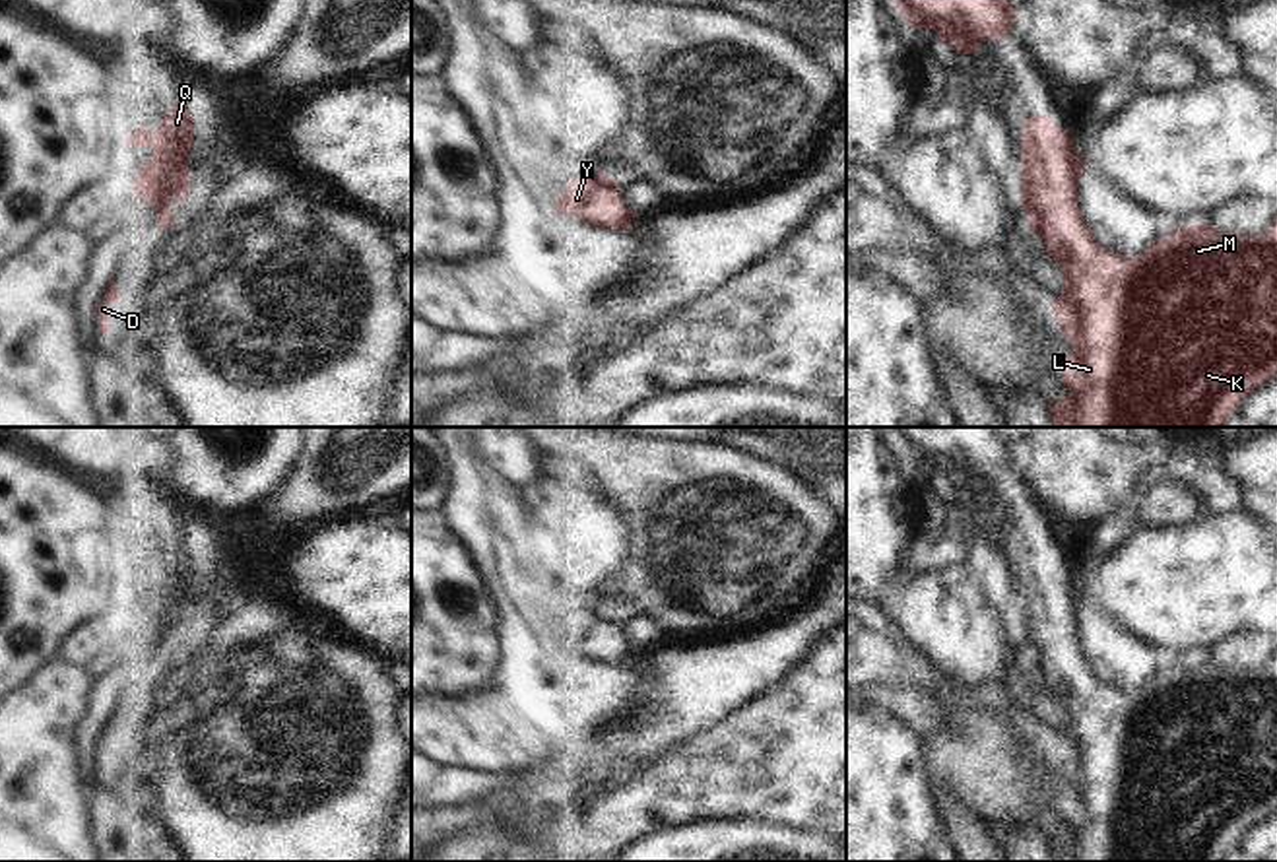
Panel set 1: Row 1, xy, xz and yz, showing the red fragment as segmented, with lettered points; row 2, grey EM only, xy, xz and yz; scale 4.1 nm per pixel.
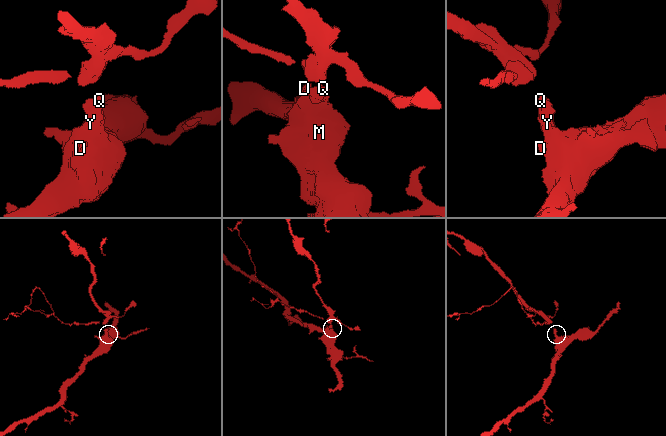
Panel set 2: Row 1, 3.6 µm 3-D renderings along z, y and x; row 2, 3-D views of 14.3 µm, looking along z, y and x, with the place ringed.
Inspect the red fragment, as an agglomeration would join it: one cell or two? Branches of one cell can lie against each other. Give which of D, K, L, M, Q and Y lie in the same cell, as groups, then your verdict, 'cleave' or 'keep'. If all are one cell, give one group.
groups D K L M Q Y; keep

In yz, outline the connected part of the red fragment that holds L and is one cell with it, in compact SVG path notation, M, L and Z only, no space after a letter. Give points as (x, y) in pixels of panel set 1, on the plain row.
M1031 549L1019 571L1019 637L1027 645L1027 666L1034 668L1048 683L1050 695L1062 703L1062 730L1050 738L1058 751L1064 773L1073 780L1064 790L1062 817L1069 825L1065 835L1048 833L1052 862L1223 862L1236 848L1242 835L1260 819L1277 812L1277 652L1256 672L1223 668L1205 656L1178 660L1164 672L1155 674L1143 687L1122 691L1104 683L1087 662L1077 641L1079 613L1087 606L1083 590L1075 586L1071 567L1048 549Z

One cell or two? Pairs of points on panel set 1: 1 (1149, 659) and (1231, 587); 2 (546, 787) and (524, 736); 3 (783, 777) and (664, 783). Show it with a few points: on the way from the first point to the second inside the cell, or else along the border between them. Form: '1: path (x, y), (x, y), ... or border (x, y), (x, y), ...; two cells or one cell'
1: border (1122, 626), (1146, 643), (1167, 649), (1178, 659); two cells
2: border (552, 725), (552, 752), (530, 765), (507, 773); two cells
3: path (753, 777), (707, 777), (693, 783); one cell

